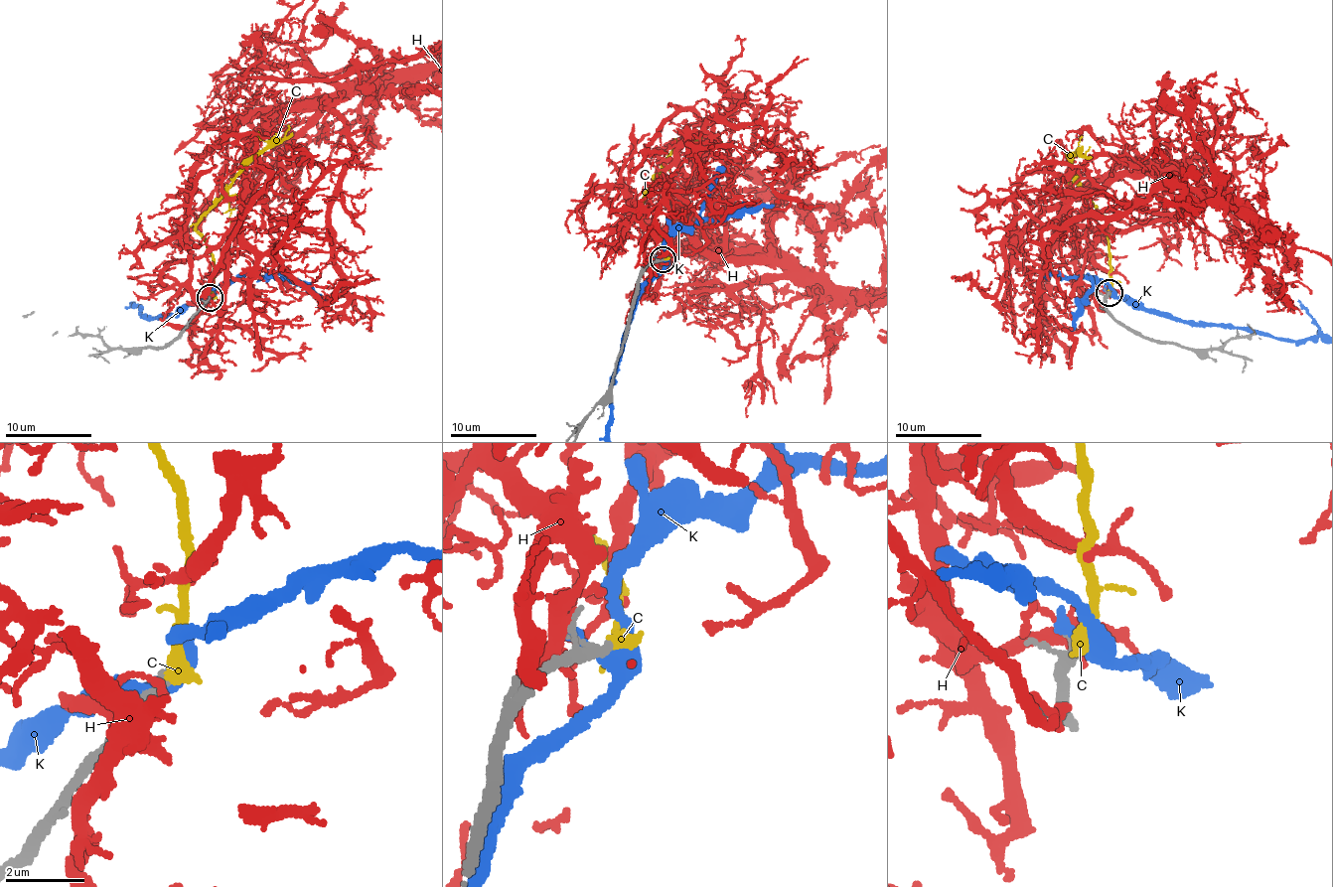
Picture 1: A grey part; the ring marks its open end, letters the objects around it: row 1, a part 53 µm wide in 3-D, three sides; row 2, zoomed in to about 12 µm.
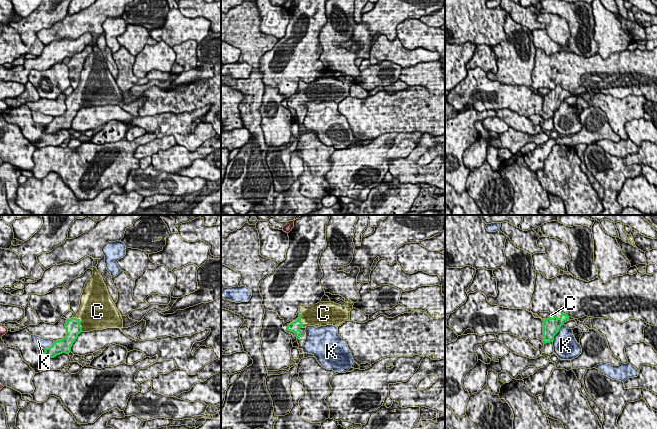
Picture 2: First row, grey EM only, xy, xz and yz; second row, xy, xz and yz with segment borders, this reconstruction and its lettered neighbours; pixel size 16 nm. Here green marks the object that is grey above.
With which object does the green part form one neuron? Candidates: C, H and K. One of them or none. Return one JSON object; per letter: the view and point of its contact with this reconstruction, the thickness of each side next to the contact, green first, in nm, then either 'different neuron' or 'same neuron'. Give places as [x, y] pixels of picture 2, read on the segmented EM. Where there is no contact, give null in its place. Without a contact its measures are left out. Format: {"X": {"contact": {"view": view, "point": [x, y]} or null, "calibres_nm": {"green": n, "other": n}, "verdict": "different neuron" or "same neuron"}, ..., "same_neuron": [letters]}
{"C": {"contact": {"view": "xy", "point": [79, 322]}, "calibres_nm": {"green": 240, "other": 440}, "verdict": "same neuron"}, "H": {"contact": null, "verdict": "different neuron"}, "K": {"contact": {"view": "yz", "point": [557, 332]}, "calibres_nm": {"green": 280, "other": 380}, "verdict": "different neuron"}, "same_neuron": ["C"]}

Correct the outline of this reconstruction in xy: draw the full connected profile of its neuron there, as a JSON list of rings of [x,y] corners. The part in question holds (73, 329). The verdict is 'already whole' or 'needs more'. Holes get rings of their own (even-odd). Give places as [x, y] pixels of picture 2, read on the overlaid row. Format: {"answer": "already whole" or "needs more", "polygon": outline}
{"answer": "needs more", "polygon": [[[96,267],[87,280],[77,312],[65,323],[66,336],[45,348],[44,357],[54,358],[62,353],[69,354],[81,332],[123,328],[123,319],[110,297],[103,278]]]}

